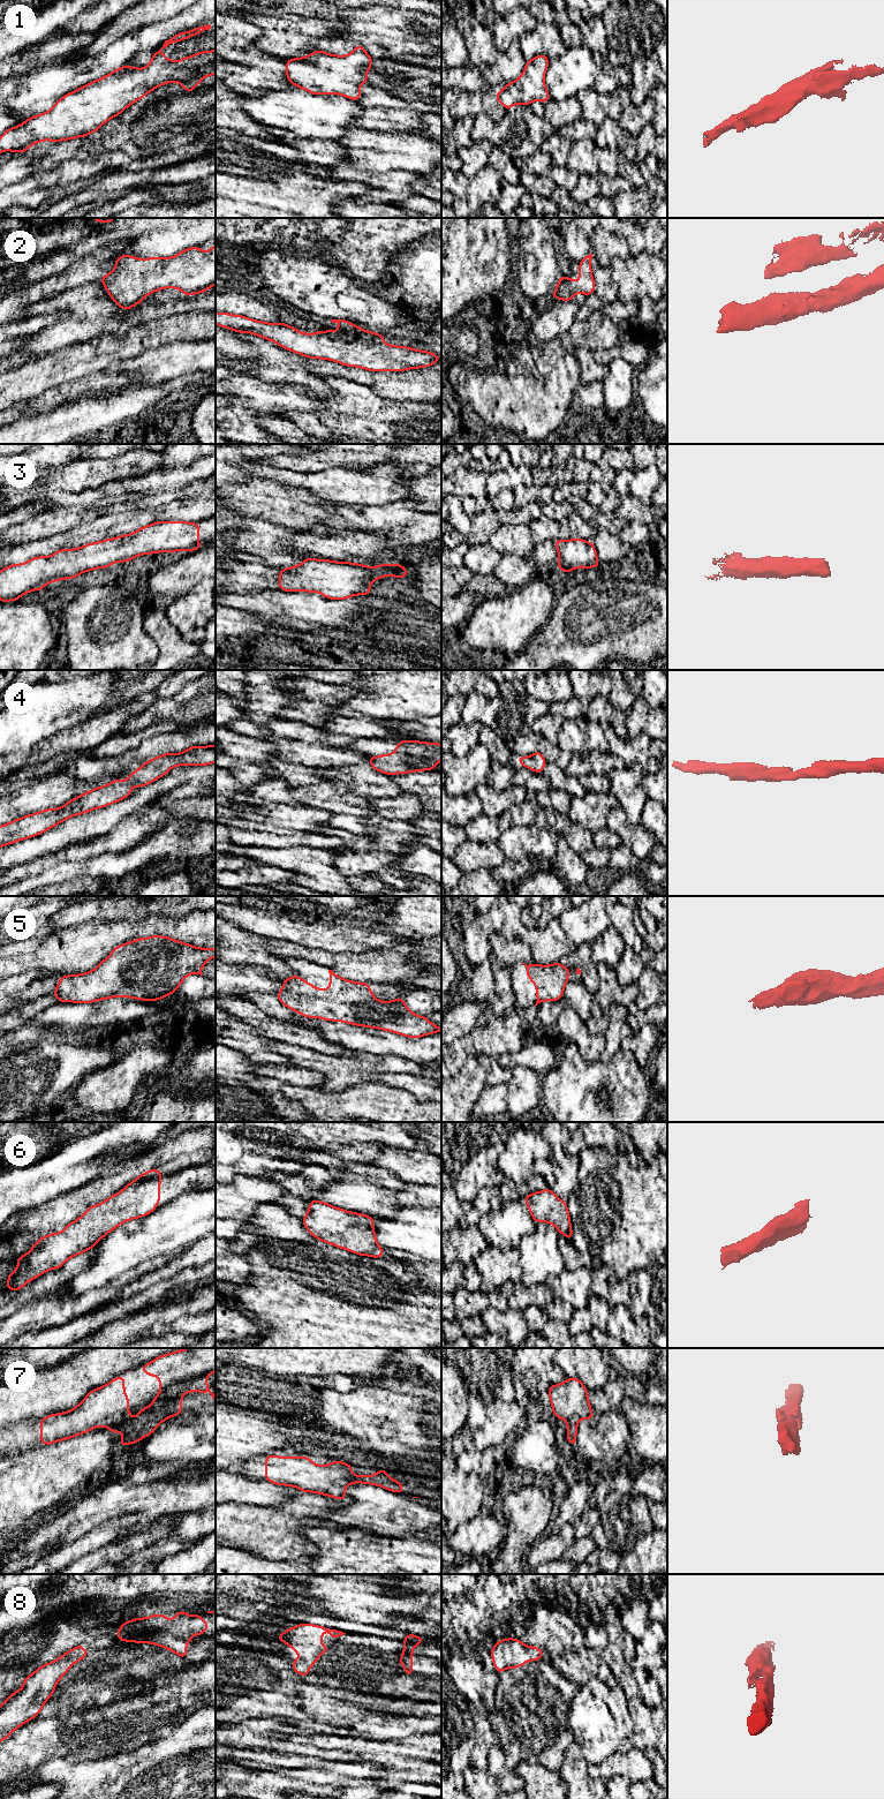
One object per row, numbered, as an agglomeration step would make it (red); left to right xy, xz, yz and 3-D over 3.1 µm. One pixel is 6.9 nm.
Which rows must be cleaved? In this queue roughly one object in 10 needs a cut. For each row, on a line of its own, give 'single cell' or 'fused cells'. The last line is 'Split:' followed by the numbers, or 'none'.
1: single cell
2: single cell
3: single cell
4: single cell
5: single cell
6: single cell
7: single cell
8: single cell
Split: none

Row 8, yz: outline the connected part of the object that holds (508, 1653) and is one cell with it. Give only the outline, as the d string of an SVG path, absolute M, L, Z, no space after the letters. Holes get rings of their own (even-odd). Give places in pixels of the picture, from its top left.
M505 1638L494 1643L491 1649L491 1657L494 1669L499 1674L506 1669L524 1666L524 1662L541 1659L544 1651L537 1647L526 1646L516 1638Z

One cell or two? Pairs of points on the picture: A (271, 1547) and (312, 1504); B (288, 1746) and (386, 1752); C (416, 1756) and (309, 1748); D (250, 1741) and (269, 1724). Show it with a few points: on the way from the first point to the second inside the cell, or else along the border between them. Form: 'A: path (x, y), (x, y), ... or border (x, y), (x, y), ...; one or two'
A: path (277, 1535), (301, 1511); one
B: path (312, 1746), (362, 1749); one
C: path (390, 1754), (353, 1748), (335, 1748); one
D: path (252, 1737), (264, 1726); one

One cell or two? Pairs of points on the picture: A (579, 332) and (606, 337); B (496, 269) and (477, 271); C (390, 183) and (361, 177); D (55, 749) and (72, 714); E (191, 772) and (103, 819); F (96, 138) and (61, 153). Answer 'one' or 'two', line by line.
A: one
B: one
C: one
D: two
E: two
F: one

